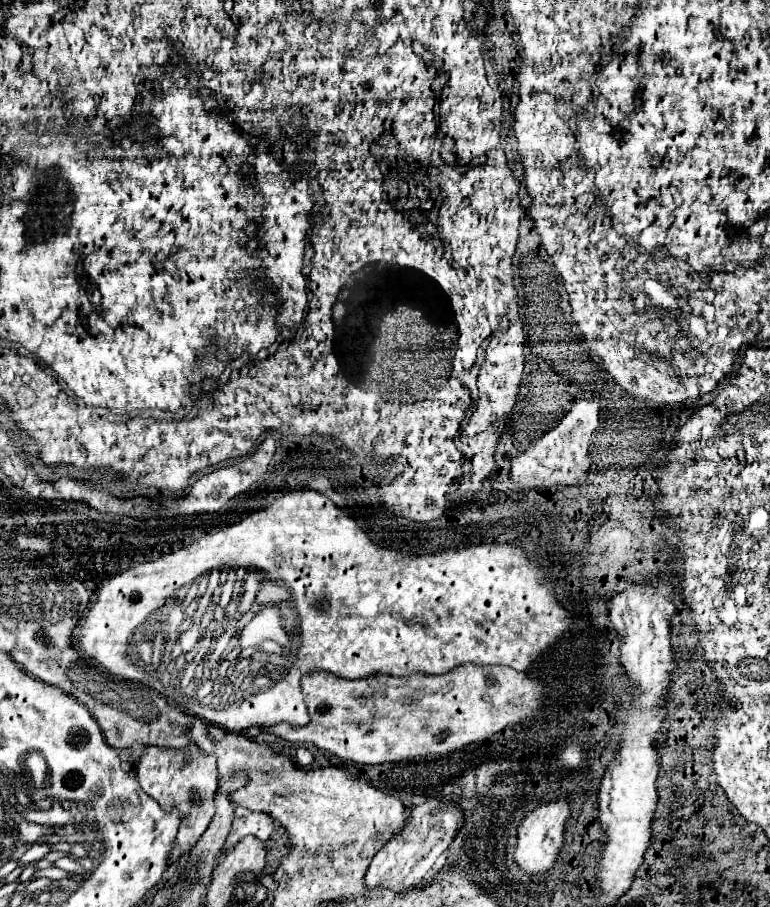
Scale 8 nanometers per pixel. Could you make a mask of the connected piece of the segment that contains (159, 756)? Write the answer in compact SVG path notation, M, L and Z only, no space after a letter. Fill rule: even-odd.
M194 743L188 745L192 759L184 763L186 749L164 749L164 747L146 747L146 753L138 765L138 783L142 789L160 803L164 811L178 809L180 811L180 829L176 841L172 845L172 853L168 855L168 863L176 863L182 855L190 853L196 841L204 835L214 815L214 795L218 791L218 769L216 759L212 755L204 755Z

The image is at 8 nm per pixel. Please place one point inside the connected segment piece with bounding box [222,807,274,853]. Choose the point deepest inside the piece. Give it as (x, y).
(245, 822)

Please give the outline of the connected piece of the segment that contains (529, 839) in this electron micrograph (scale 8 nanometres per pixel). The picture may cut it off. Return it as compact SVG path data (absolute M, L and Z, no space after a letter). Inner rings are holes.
M558 799L552 803L538 805L534 811L526 813L522 821L518 823L518 833L516 833L516 849L514 849L514 861L518 861L522 871L528 871L530 875L534 873L546 873L554 867L562 853L564 845L564 829L572 817L570 811L570 801L568 799Z

